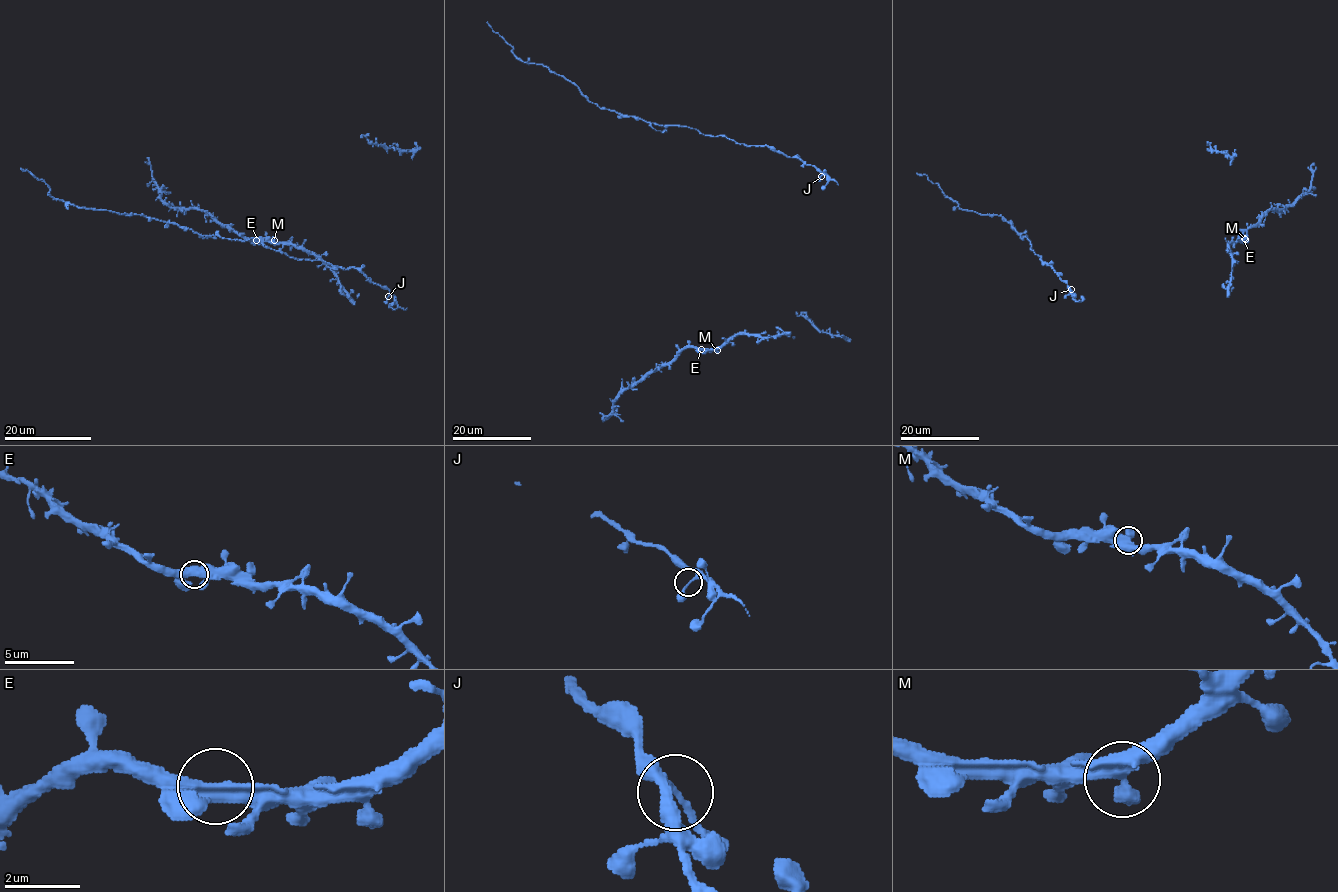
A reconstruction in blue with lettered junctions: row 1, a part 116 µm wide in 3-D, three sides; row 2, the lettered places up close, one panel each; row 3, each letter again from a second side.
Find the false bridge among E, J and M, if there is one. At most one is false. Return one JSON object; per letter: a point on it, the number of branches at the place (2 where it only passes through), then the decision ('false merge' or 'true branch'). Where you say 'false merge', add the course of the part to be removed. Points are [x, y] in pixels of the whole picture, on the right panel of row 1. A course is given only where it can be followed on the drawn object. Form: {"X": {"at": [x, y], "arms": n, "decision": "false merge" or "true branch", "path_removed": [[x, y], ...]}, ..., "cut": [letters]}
{"E": {"at": [1244, 238], "arms": 2, "decision": "true branch"}, "J": {"at": [1071, 289], "arms": 2, "decision": "true branch"}, "M": {"at": [1245, 239], "arms": 2, "decision": "true branch"}, "cut": []}

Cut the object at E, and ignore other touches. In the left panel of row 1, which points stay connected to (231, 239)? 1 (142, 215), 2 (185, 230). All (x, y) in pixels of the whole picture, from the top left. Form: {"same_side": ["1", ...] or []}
{"same_side": ["1", "2"]}

